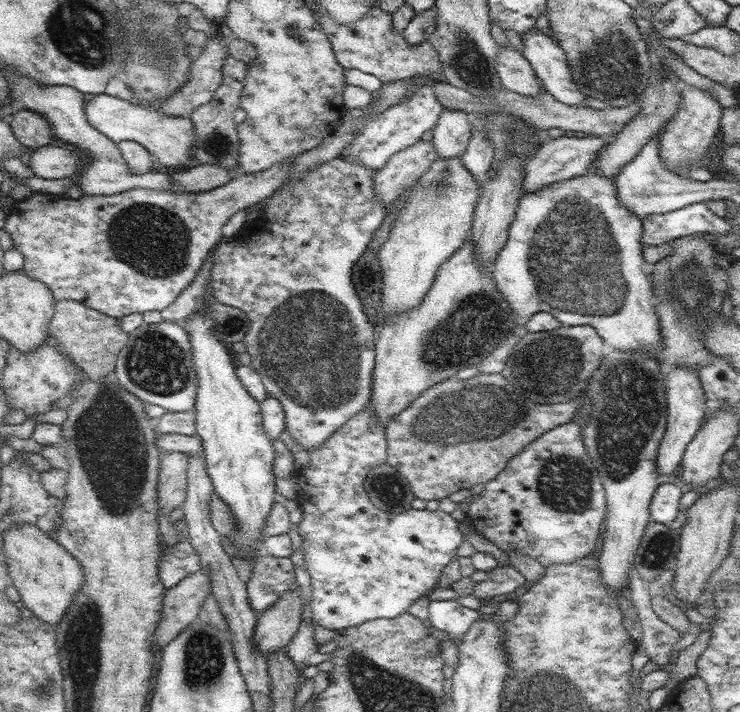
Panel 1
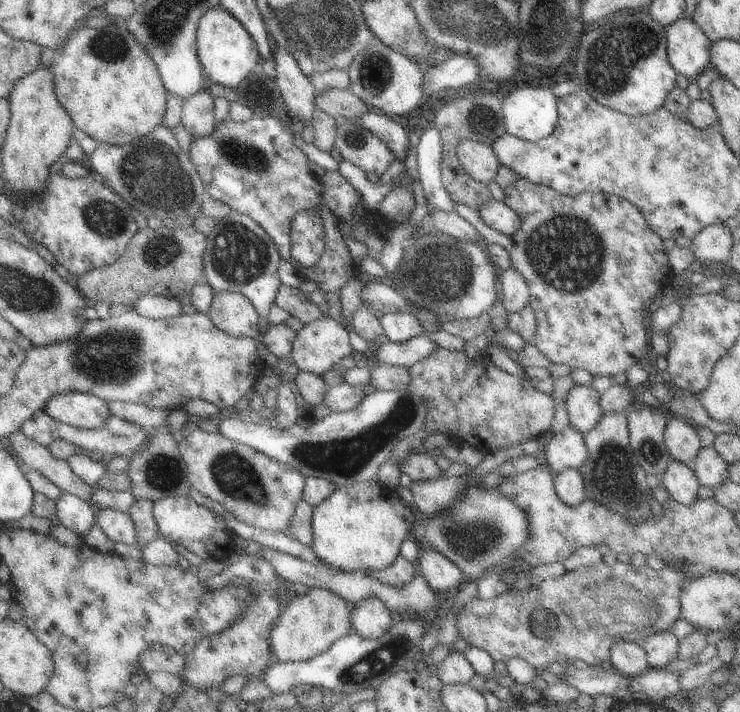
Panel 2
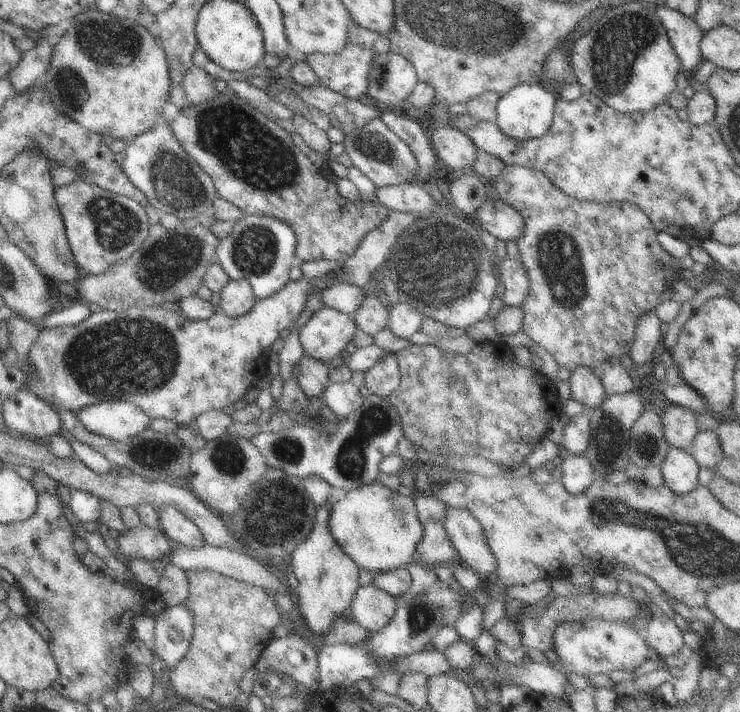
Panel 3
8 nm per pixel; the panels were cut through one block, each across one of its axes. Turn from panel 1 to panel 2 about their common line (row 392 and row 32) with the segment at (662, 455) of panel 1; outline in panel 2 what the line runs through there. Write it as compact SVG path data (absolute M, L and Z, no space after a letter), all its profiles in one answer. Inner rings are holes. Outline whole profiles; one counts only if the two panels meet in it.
M684 17L665 27L665 31L671 65L678 74L683 74L691 81L696 80L711 64L711 40L694 21Z

